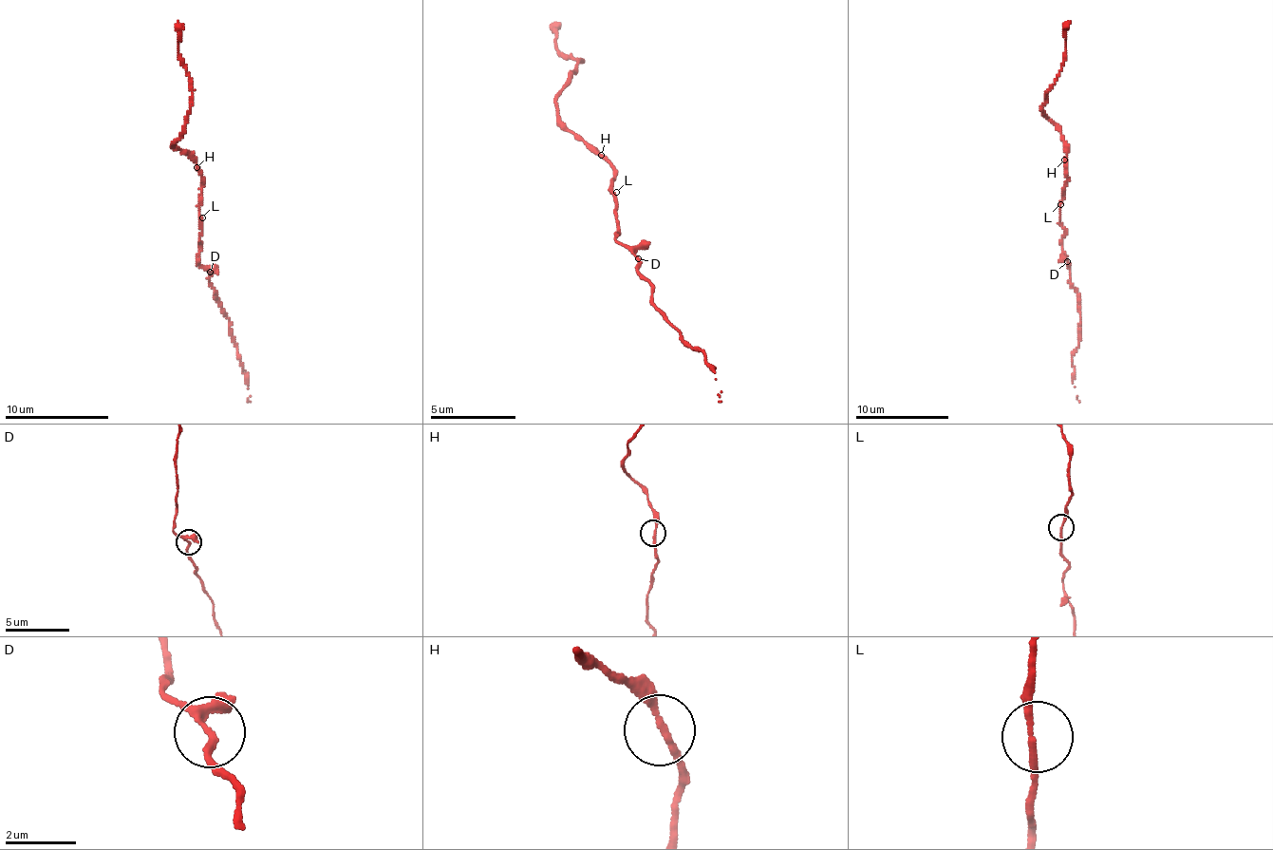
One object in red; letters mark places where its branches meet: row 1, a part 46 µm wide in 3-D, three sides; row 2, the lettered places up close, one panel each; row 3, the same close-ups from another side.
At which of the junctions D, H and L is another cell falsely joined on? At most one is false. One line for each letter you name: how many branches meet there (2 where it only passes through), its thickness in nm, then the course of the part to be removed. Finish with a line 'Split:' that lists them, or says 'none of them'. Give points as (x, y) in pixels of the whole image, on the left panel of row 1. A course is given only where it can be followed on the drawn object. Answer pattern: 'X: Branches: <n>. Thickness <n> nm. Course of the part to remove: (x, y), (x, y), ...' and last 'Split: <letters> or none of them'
Split: none of them

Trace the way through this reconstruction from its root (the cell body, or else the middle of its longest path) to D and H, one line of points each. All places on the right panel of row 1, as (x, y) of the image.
D: (1062, 203), (1059, 225), (1064, 229), (1062, 254), (1067, 260)
H: (1062, 203), (1062, 189), (1067, 179), (1064, 160)

